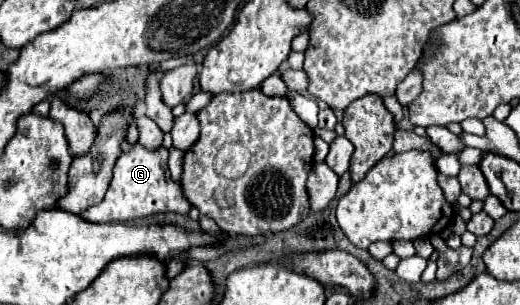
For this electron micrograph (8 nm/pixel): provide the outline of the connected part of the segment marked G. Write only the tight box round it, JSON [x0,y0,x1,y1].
[81,142,191,222]

